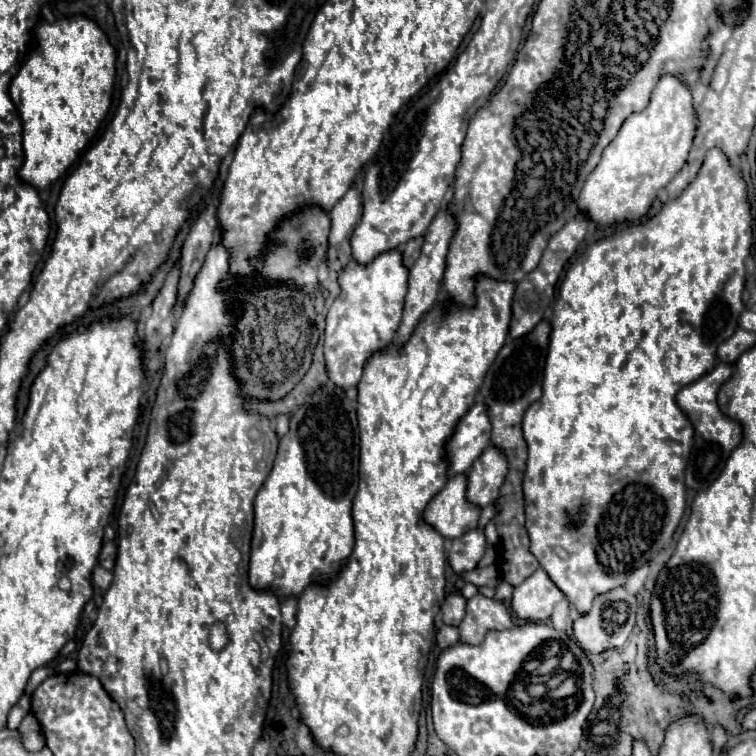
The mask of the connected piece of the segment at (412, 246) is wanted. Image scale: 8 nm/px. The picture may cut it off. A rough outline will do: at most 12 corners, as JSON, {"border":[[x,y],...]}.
{"border":[[423,236],[401,246],[407,266],[419,258]]}

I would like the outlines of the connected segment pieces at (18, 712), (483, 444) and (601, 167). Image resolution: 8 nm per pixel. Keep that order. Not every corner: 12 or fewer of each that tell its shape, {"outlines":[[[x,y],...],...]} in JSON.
{"outlines":[[[23,694],[7,718],[9,728],[17,728],[29,712],[31,696]],[[475,404],[447,442],[449,474],[467,472],[491,444],[485,404]],[[665,74],[585,180],[599,226],[647,214],[697,132],[689,86]]]}

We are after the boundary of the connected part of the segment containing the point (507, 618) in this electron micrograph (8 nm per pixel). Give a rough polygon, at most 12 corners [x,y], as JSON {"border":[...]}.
{"border":[[475,594],[459,624],[461,642],[513,626],[505,602]]}

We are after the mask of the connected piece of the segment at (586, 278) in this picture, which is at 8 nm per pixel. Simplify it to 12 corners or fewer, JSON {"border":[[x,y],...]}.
{"border":[[711,148],[567,268],[527,408],[531,552],[579,614],[673,538],[675,396],[743,312]]}

